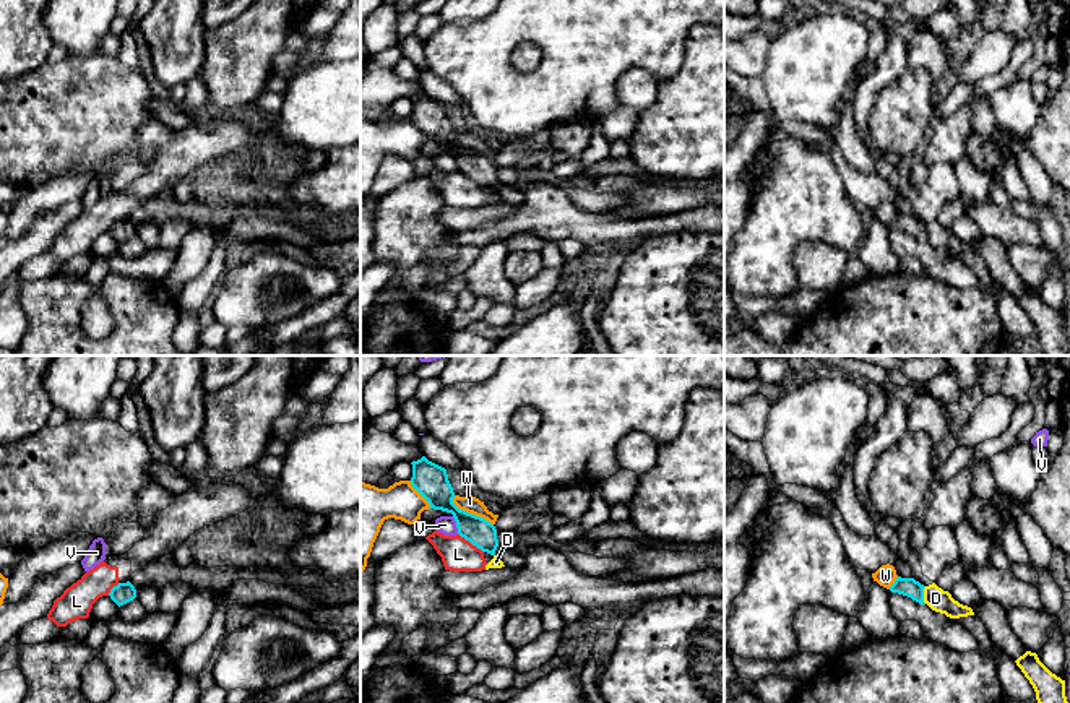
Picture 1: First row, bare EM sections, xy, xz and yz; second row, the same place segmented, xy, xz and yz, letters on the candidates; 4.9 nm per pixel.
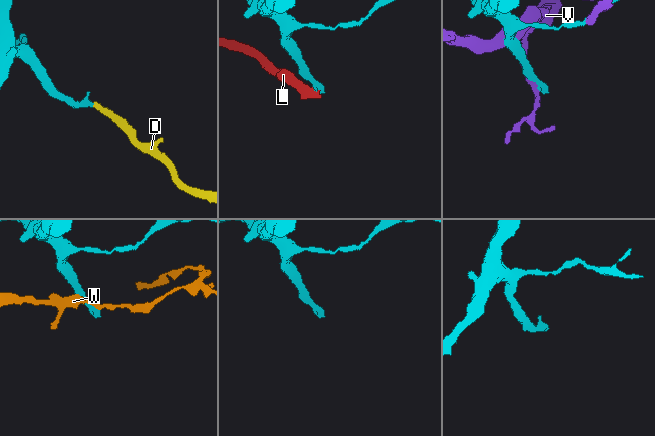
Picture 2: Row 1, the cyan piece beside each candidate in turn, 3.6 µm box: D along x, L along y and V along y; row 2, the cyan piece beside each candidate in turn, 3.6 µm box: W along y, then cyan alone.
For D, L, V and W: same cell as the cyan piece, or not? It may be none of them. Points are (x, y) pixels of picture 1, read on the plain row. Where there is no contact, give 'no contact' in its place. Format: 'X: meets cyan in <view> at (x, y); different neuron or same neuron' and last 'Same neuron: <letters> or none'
D: meets cyan in yz at (923, 231); same neuron
L: meets cyan in xz at (471, 179); different neuron
V: meets cyan in xz at (457, 161); different neuron
W: meets cyan in xz at (470, 150); different neuron
Same neuron: D

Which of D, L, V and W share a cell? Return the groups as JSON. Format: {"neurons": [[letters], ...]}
{"neurons": [["D"], ["L"], ["V"], ["W"]]}

